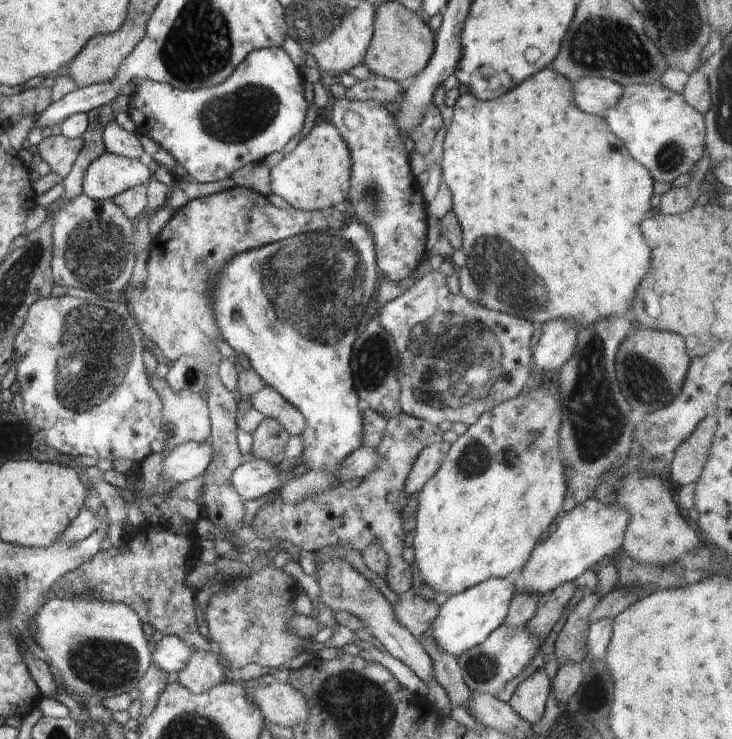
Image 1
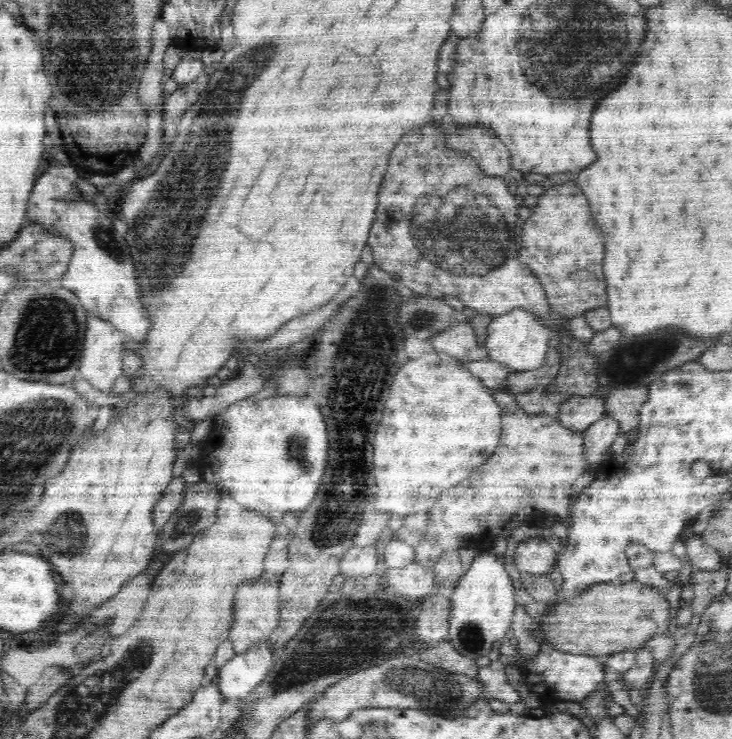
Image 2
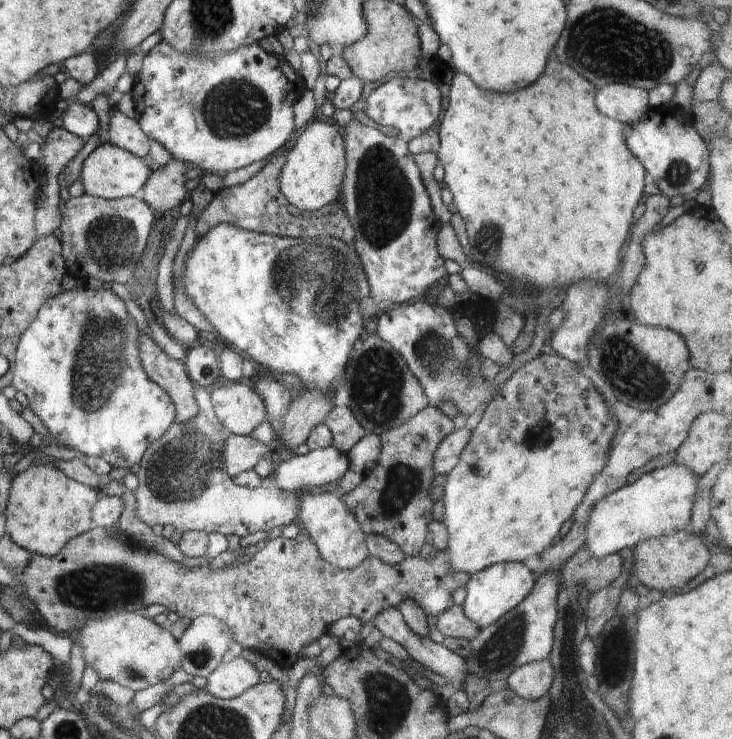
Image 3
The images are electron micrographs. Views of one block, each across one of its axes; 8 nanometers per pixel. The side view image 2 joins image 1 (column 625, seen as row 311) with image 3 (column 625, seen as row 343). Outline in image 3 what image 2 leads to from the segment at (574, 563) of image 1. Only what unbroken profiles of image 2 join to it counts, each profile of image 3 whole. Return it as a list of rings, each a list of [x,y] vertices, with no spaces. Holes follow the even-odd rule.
[[[672,462],[640,476],[632,484],[623,485],[610,496],[596,501],[588,516],[586,548],[594,558],[604,558],[638,542],[658,536],[670,536],[688,528],[700,476],[692,468]]]

